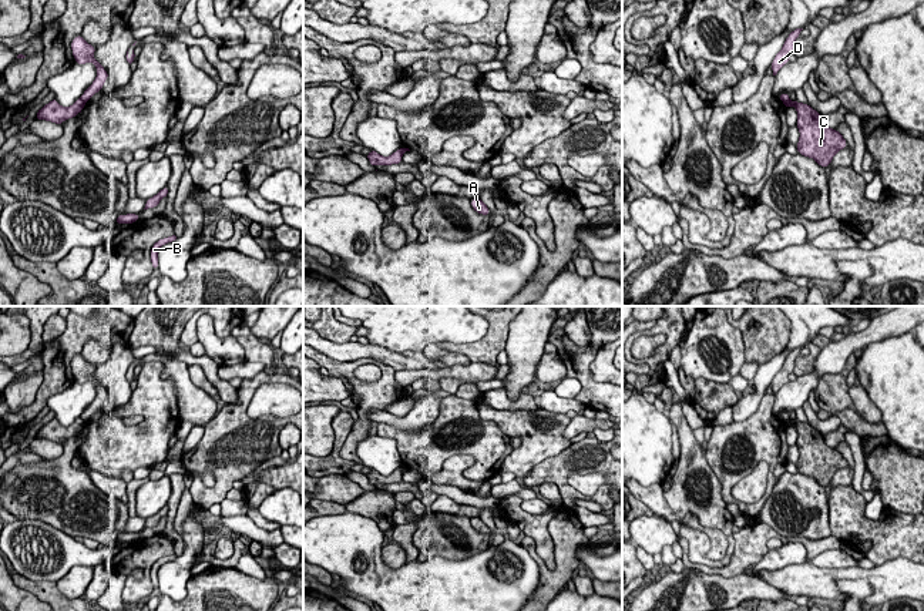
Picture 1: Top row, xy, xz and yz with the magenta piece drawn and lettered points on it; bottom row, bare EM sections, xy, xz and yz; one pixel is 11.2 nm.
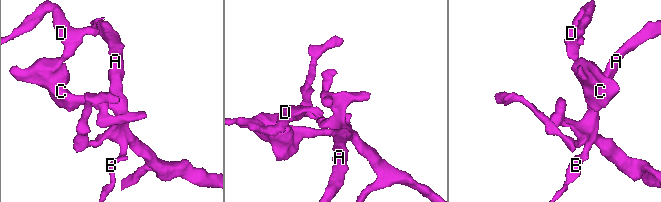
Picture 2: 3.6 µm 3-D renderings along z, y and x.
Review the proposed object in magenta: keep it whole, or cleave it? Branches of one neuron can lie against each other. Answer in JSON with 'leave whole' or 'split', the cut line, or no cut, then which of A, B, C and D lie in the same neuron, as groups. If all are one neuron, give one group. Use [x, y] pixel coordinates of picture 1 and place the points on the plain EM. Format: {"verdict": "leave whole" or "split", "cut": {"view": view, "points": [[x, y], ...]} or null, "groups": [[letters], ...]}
{"verdict": "split", "cut": {"view": "xy", "points": [[80, 418], [84, 422]]}, "groups": [["A", "B", "C"], ["D"]]}

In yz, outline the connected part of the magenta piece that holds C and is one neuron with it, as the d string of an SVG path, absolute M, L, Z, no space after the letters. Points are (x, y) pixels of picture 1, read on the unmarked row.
M787 419L786 427L794 426L797 430L796 444L800 456L796 464L797 471L813 477L820 486L827 487L833 476L847 466L843 454L826 444L824 437L809 423Z

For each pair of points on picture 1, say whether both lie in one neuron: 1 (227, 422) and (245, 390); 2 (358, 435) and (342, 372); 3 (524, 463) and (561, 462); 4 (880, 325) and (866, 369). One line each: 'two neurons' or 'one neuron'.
1: one neuron
2: one neuron
3: two neurons
4: two neurons

